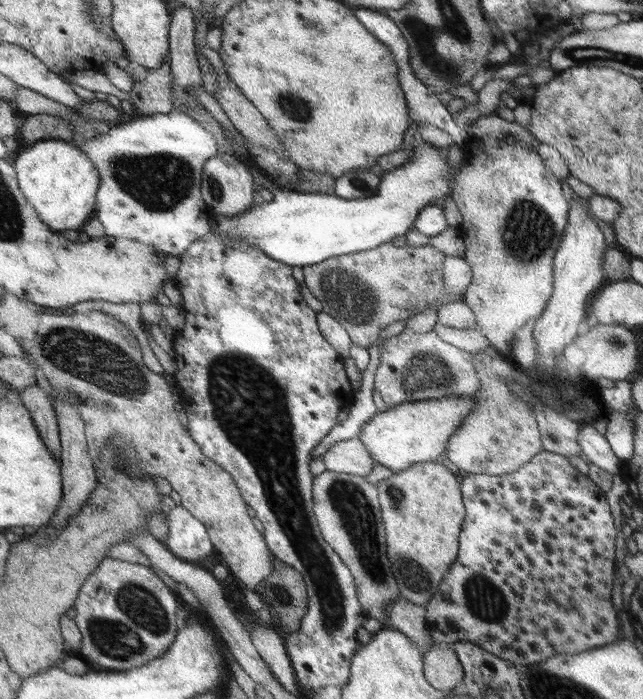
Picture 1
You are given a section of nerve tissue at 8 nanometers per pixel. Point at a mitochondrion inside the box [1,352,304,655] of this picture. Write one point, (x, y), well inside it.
(121, 461)

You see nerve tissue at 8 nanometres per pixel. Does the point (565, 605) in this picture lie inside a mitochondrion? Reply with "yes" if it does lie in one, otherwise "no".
no

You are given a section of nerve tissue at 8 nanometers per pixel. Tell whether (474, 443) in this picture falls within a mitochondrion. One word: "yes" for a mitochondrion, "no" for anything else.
no

